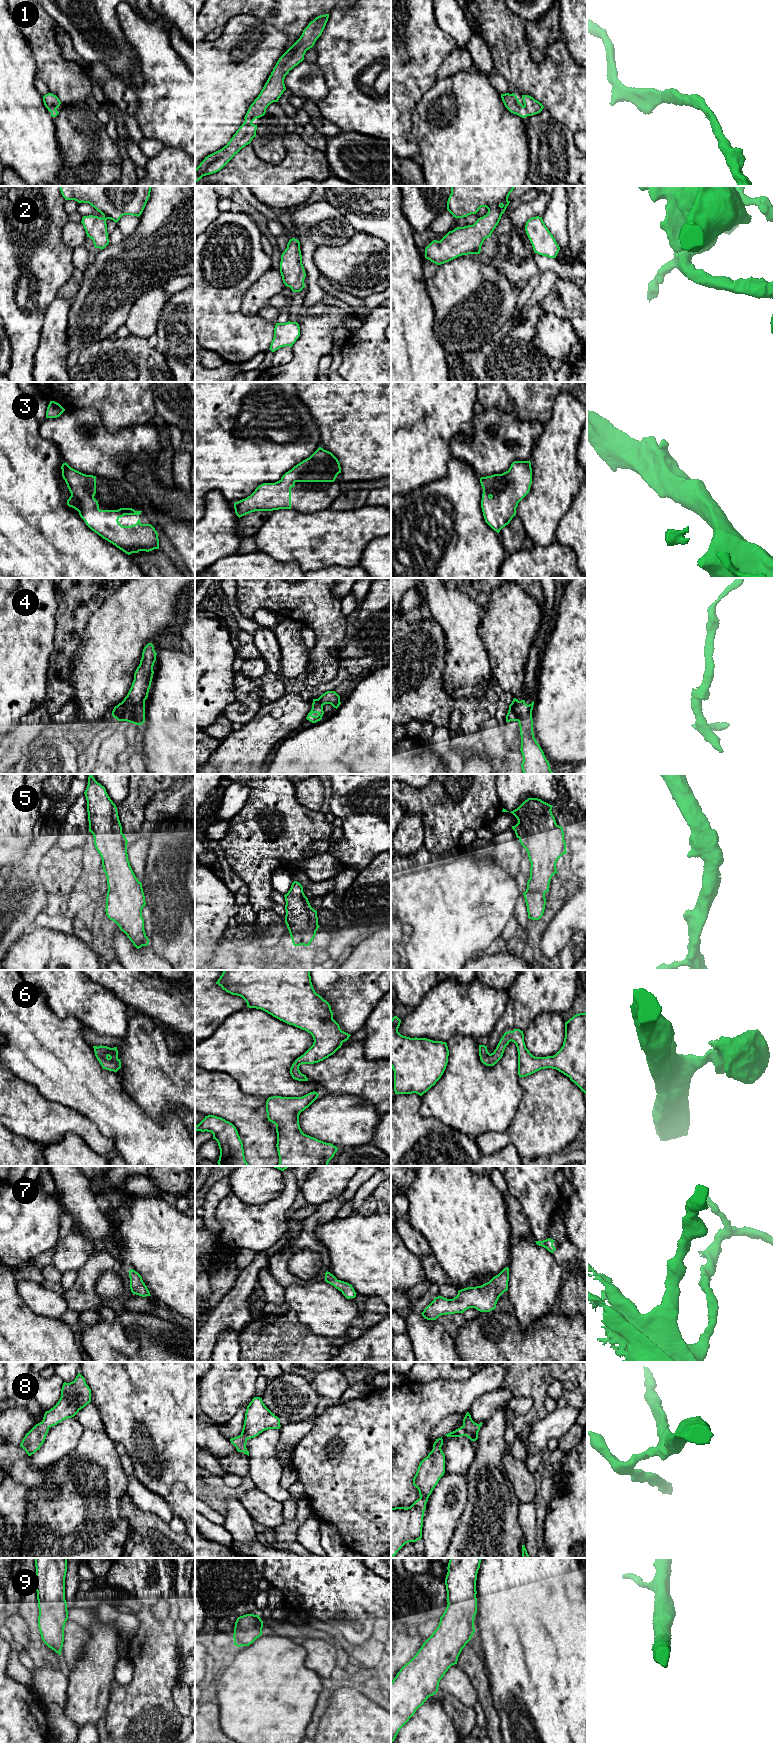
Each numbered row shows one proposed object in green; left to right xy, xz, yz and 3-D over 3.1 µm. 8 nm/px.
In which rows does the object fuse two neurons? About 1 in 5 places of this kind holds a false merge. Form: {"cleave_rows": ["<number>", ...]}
{"cleave_rows": ["4"]}

